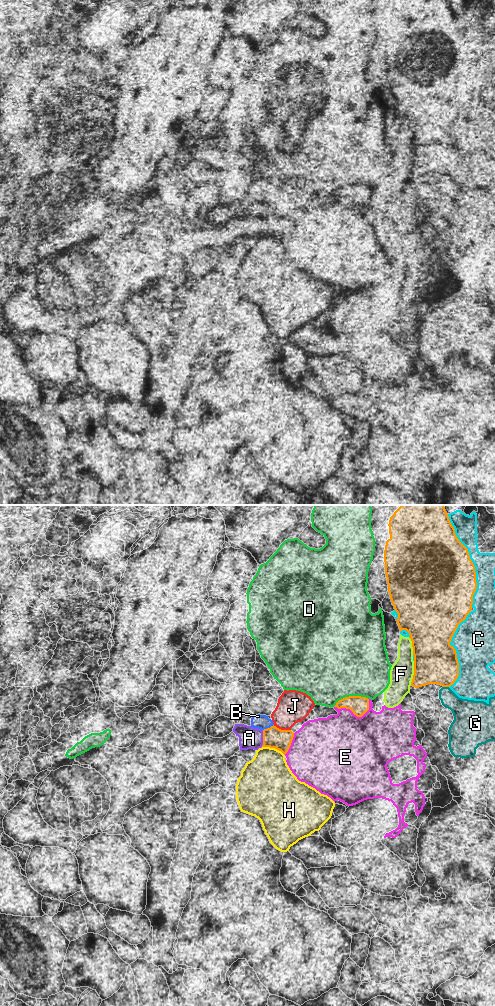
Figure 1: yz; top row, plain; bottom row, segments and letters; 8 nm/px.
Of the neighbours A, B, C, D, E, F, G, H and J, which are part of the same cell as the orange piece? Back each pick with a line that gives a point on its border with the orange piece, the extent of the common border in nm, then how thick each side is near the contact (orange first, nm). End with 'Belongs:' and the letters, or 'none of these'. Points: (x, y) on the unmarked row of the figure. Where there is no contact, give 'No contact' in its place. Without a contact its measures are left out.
A: Touches orange at yz (263, 227). Shared border 150 nm. Thickness 170 nm (orange) against 180 nm
Belongs: A

